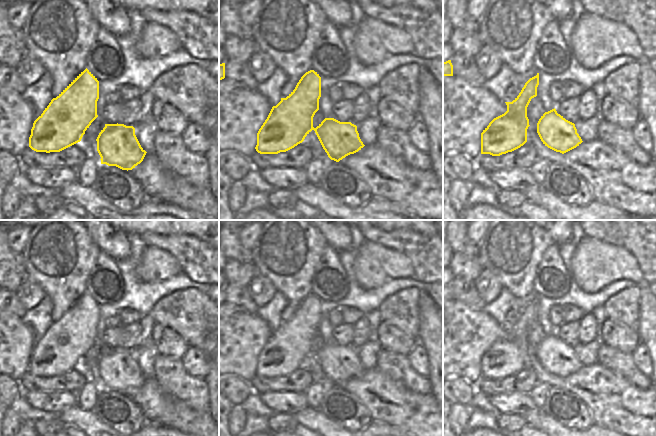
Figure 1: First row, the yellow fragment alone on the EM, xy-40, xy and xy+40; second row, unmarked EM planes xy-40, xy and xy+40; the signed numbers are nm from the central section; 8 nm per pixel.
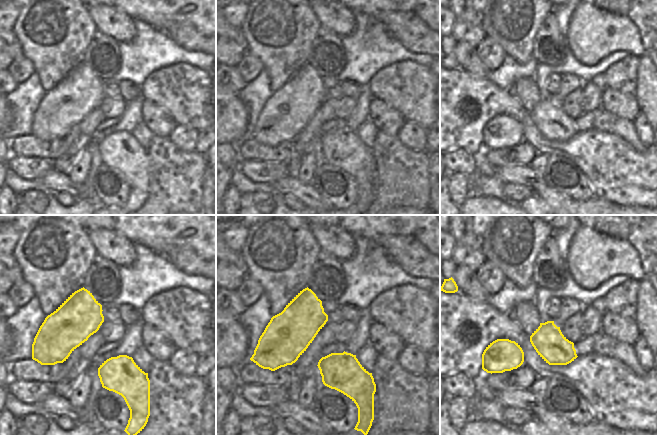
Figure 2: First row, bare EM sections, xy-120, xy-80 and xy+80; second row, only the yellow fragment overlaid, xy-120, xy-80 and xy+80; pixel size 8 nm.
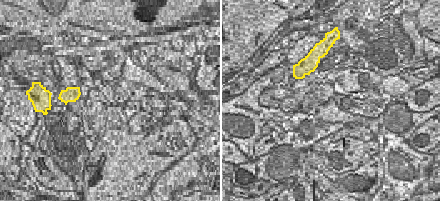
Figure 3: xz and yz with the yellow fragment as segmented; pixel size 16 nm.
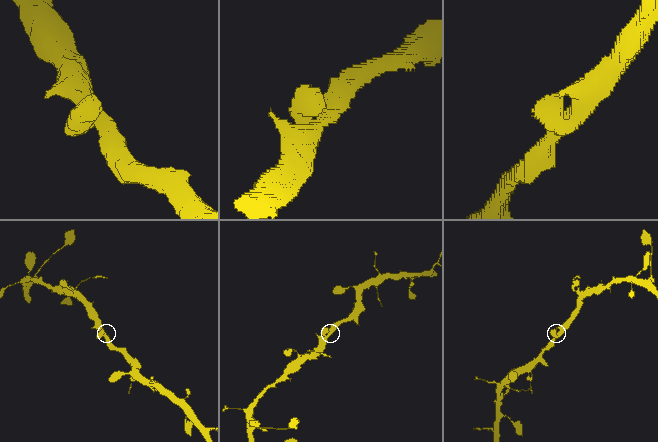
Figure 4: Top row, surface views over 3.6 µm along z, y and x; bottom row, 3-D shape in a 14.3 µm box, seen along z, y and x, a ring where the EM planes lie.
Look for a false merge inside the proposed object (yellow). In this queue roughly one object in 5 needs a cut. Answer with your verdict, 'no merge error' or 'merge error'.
no merge error

